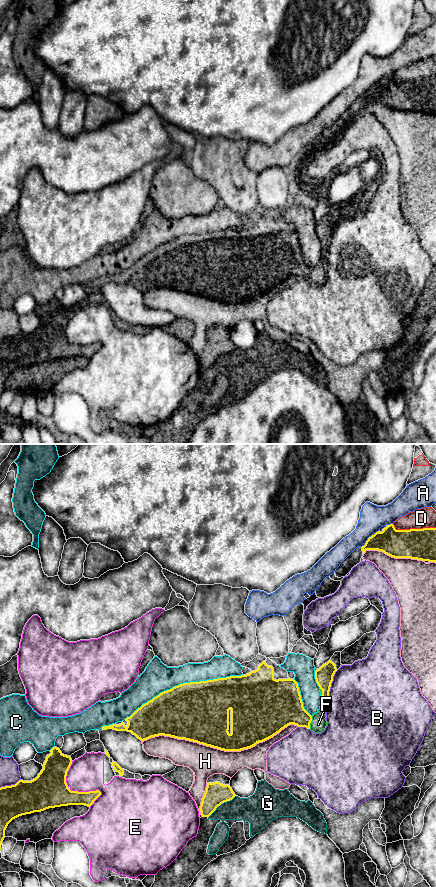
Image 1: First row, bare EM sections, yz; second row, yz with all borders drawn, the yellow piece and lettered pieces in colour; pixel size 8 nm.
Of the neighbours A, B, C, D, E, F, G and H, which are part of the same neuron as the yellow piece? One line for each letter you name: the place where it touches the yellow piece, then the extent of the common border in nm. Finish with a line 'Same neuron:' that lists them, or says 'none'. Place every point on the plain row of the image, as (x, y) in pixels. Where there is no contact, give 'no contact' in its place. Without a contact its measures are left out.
F: yz (310, 274) | 110 nm
Same neuron: F

